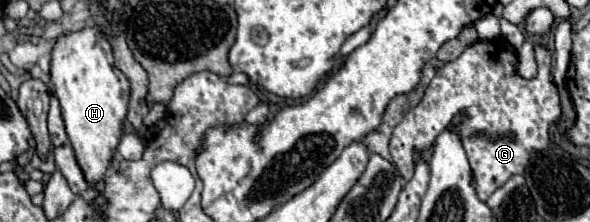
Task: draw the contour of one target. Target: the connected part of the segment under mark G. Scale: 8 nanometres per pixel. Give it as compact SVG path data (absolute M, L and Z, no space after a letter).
M499 37L499 43L495 39L469 45L455 61L437 69L423 101L393 129L389 151L399 173L409 181L413 175L414 153L431 149L441 131L449 129L453 117L463 115L463 121L457 123L453 131L459 135L469 157L479 199L487 201L489 195L513 175L523 175L529 155L547 149L549 127L561 121L559 93L551 75L551 51L545 45L535 45L535 61L539 69L537 77L523 79L517 71L517 51Z

